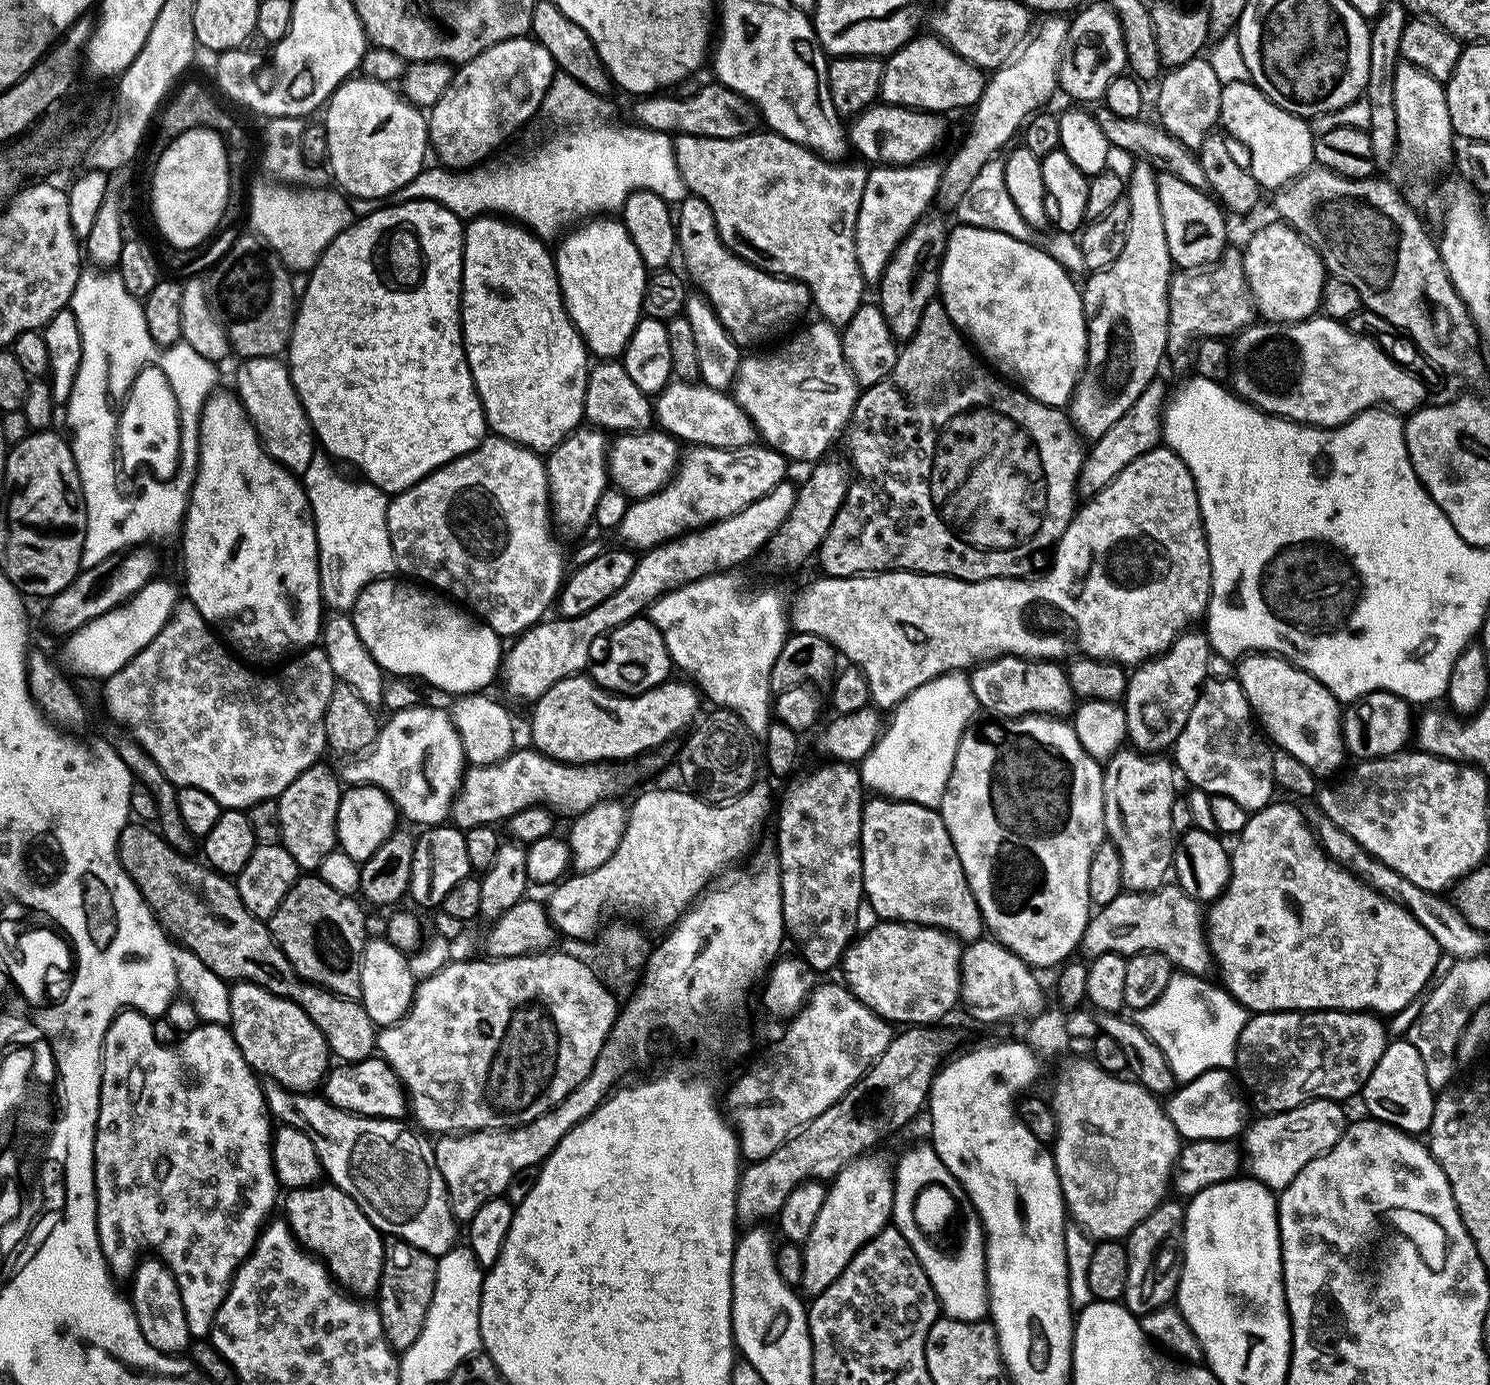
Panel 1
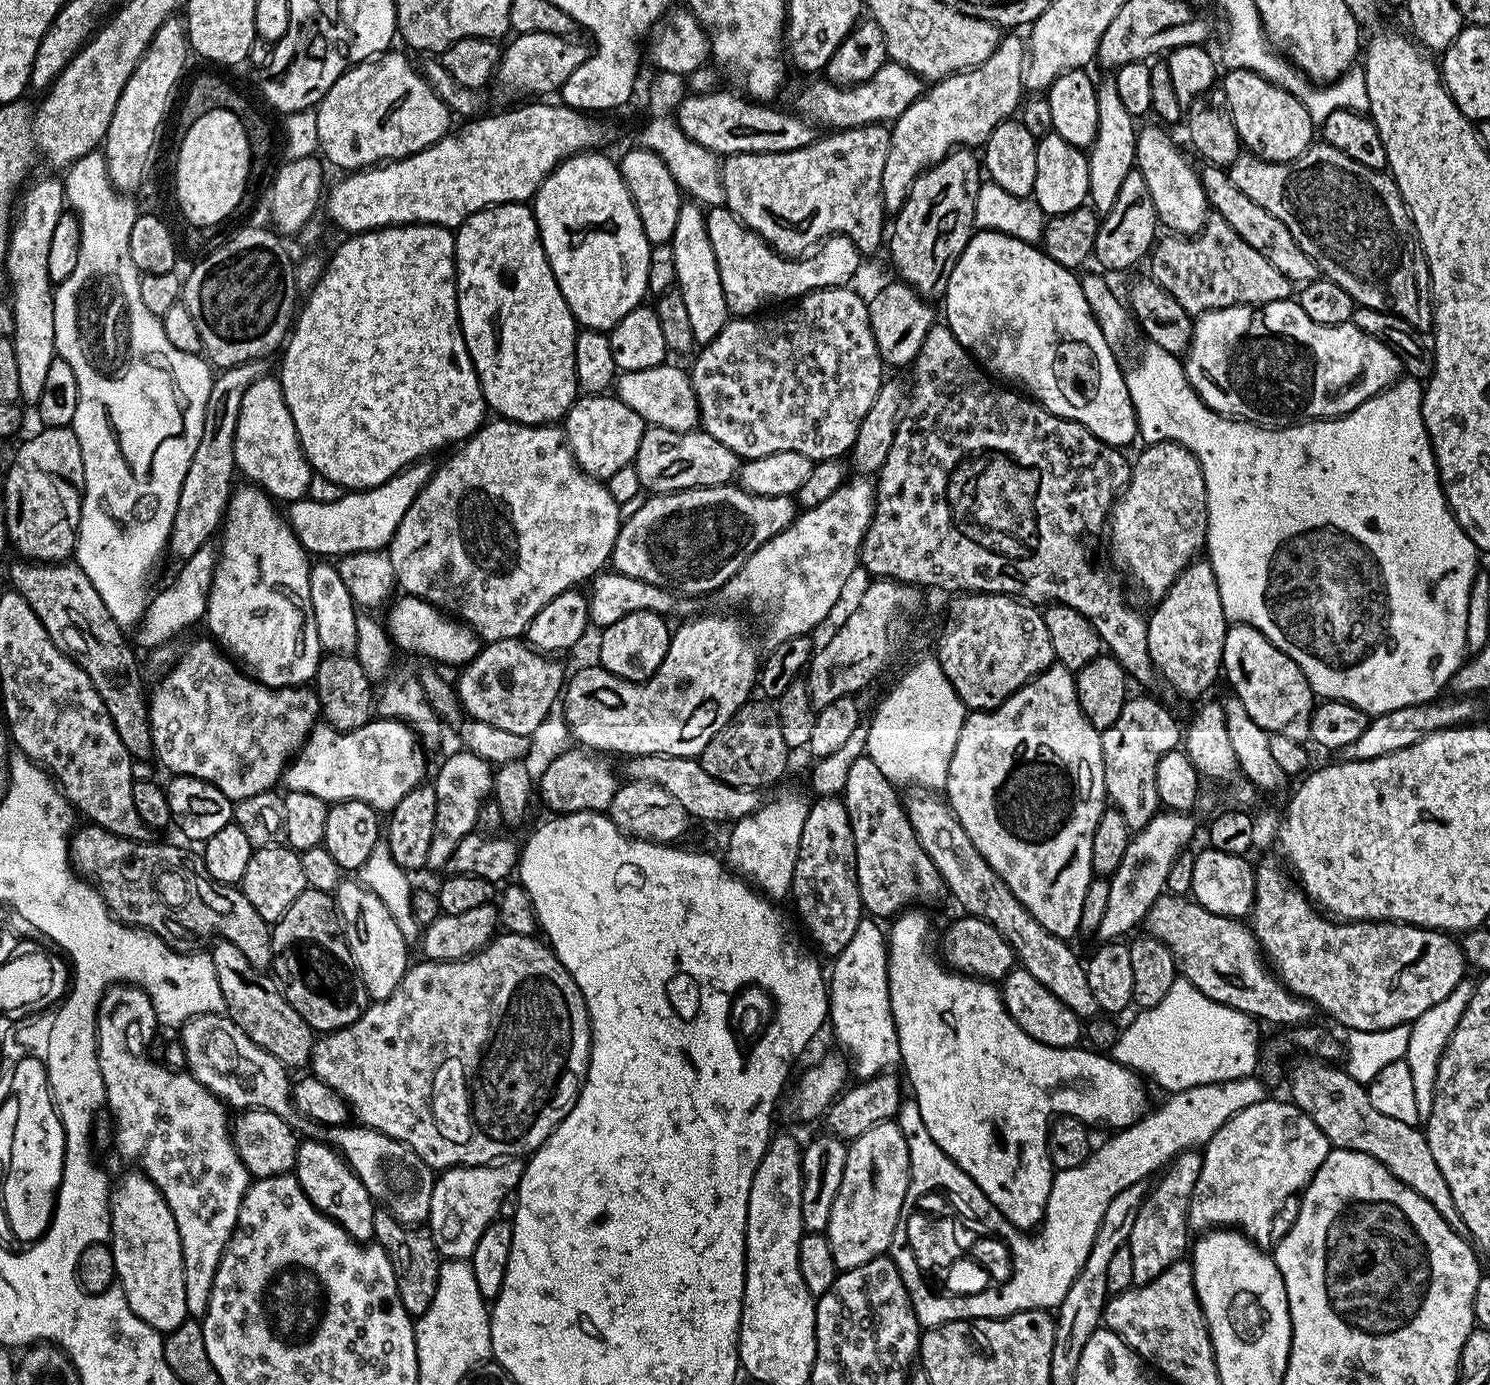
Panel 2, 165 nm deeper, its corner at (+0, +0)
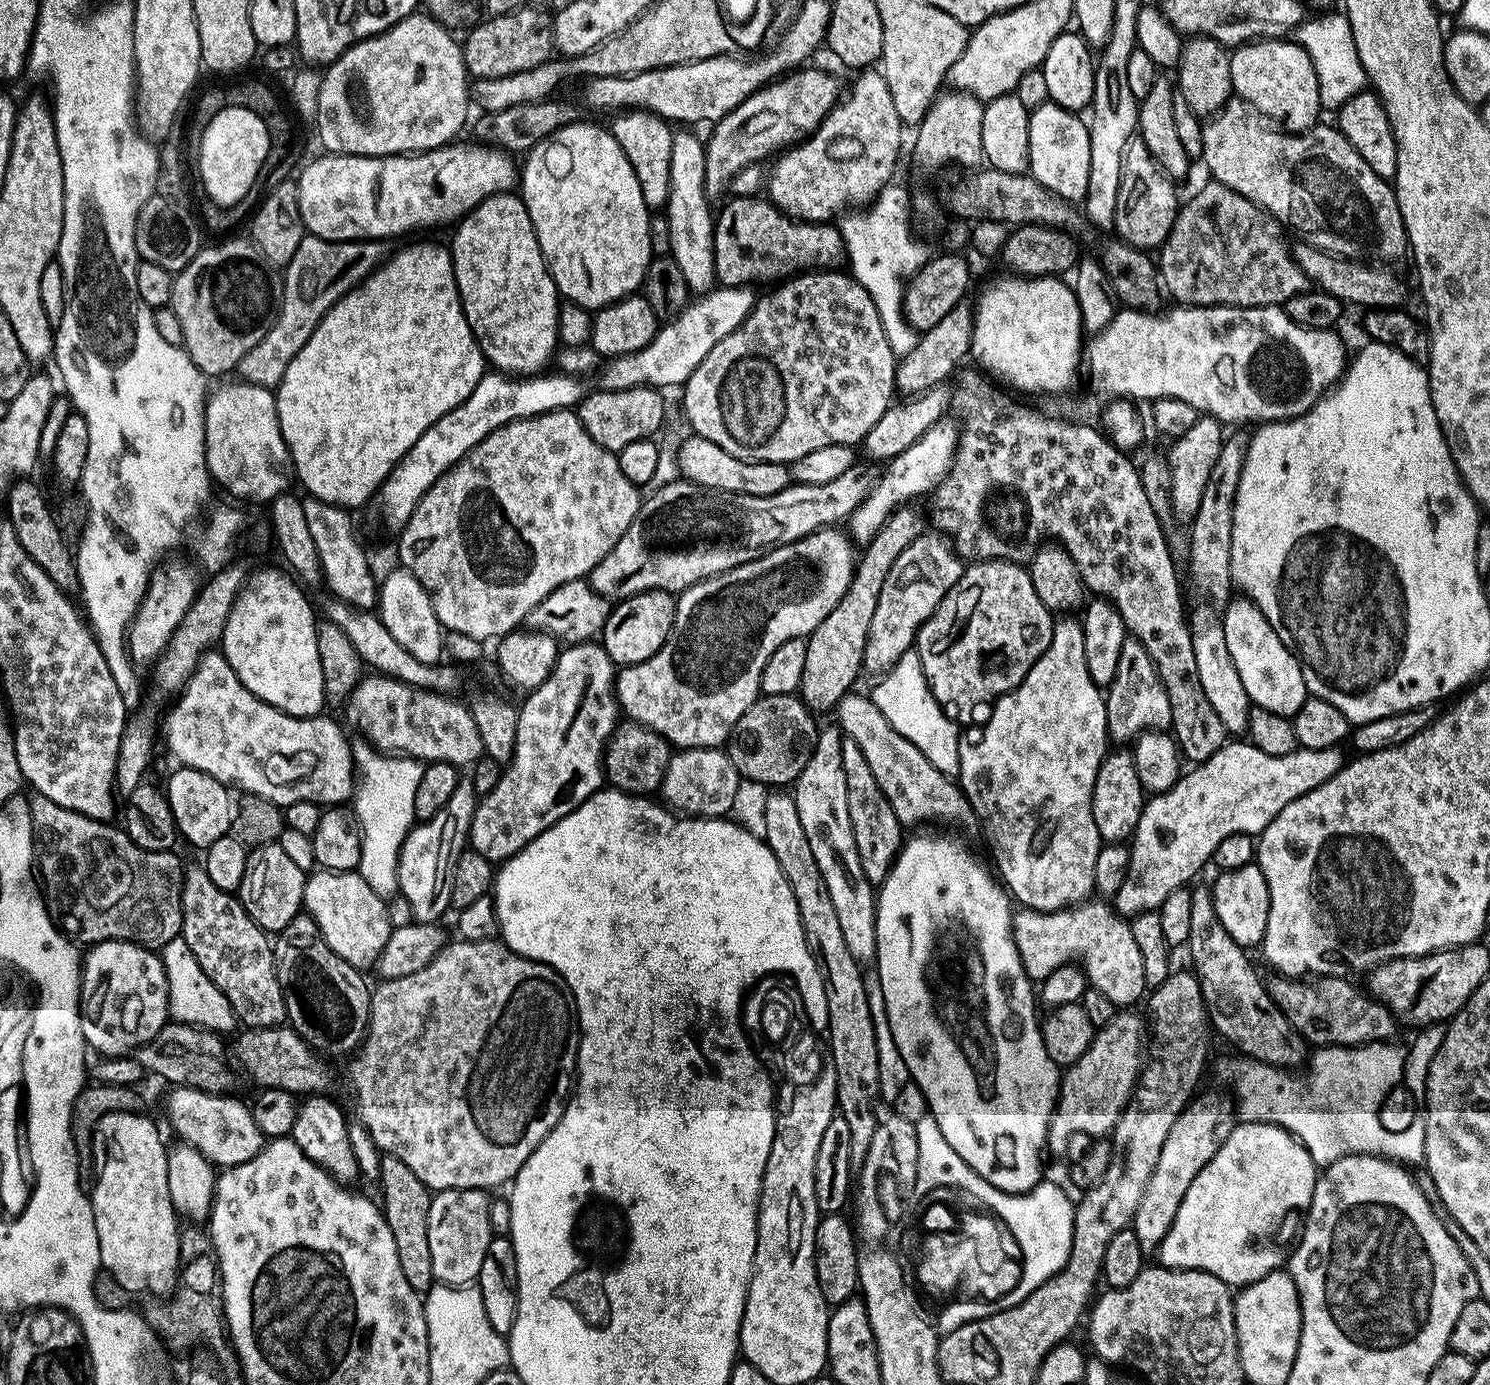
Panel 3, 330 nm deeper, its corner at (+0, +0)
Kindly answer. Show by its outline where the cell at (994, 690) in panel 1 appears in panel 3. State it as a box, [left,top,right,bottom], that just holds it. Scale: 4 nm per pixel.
[914,560,1053,708]

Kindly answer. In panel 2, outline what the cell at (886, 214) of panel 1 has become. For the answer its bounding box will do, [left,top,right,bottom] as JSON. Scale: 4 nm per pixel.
[880,34,1026,213]

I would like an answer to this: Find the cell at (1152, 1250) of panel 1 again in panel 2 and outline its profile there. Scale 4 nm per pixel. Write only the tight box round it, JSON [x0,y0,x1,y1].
[1126,1151,1204,1285]

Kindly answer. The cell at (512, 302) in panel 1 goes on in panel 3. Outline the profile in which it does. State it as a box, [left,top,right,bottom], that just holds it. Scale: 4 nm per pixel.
[450,191,562,378]

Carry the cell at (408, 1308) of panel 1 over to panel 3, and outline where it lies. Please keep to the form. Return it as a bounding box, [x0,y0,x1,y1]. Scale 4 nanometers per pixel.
[378,1154,434,1294]

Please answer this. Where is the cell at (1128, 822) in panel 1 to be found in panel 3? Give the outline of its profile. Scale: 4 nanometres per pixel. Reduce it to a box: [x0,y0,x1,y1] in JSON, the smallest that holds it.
[1106,638,1171,746]

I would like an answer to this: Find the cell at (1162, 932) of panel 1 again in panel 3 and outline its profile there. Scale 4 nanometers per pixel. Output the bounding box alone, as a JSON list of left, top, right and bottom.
[1266,975,1398,1048]

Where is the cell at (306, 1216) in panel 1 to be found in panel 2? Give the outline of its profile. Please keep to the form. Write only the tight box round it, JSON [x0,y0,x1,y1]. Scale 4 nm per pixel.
[294,1138,377,1242]

